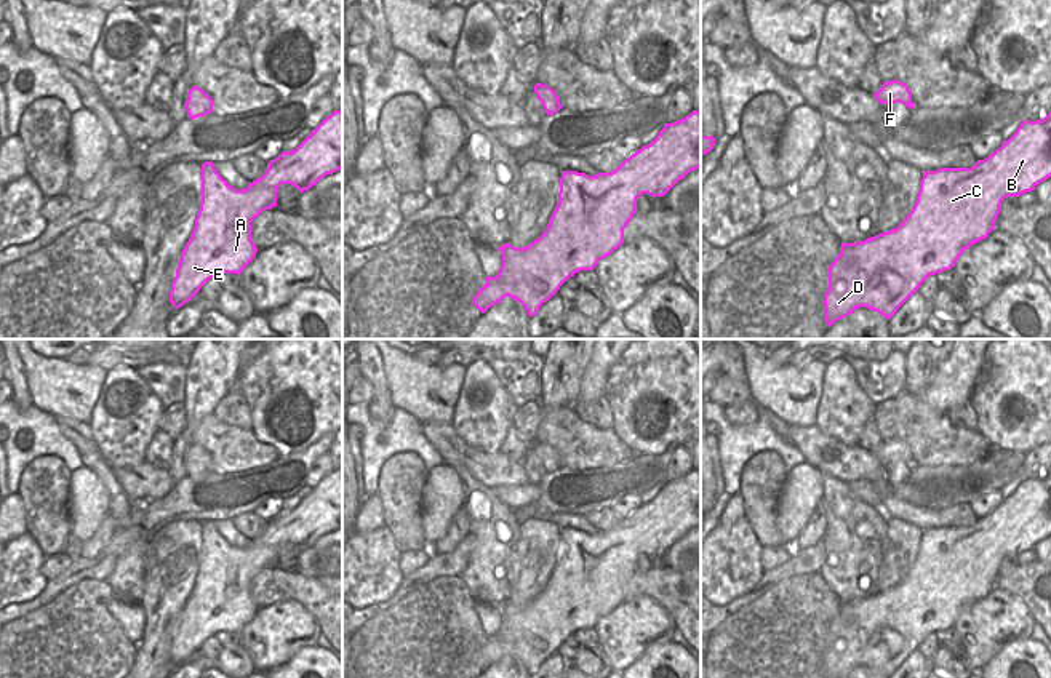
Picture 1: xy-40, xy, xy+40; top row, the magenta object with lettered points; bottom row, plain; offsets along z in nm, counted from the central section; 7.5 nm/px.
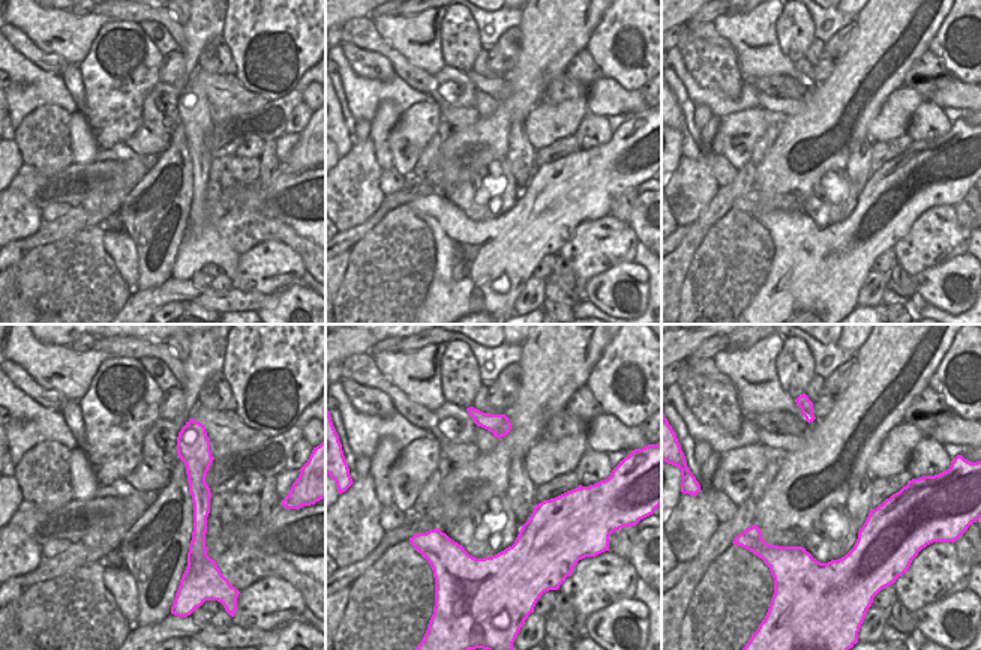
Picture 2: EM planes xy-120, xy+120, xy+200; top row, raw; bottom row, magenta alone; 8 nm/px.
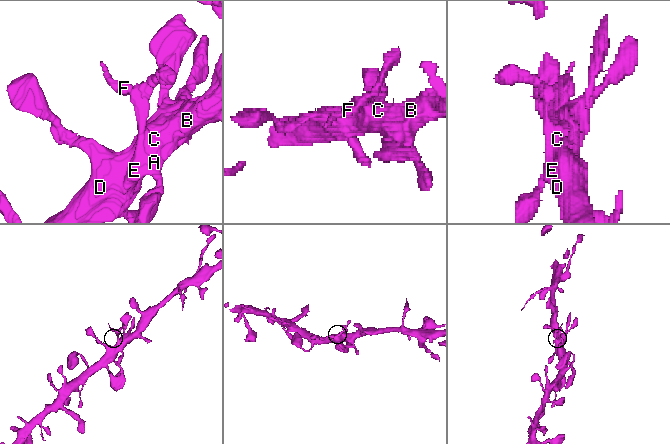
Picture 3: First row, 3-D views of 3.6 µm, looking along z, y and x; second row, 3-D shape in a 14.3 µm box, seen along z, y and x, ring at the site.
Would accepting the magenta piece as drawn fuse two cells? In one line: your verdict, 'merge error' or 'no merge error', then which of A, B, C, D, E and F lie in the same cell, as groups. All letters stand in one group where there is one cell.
no merge error; groups A B C D E F

